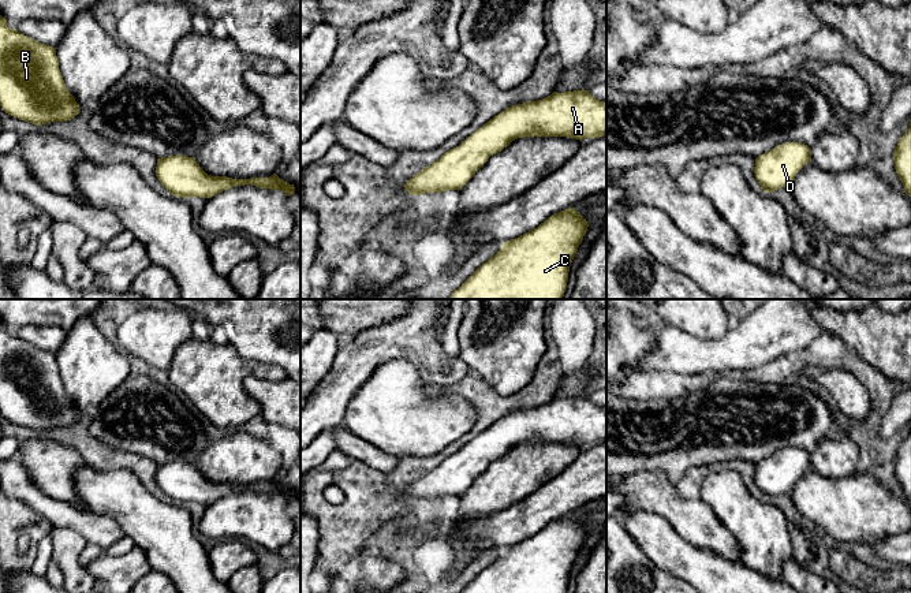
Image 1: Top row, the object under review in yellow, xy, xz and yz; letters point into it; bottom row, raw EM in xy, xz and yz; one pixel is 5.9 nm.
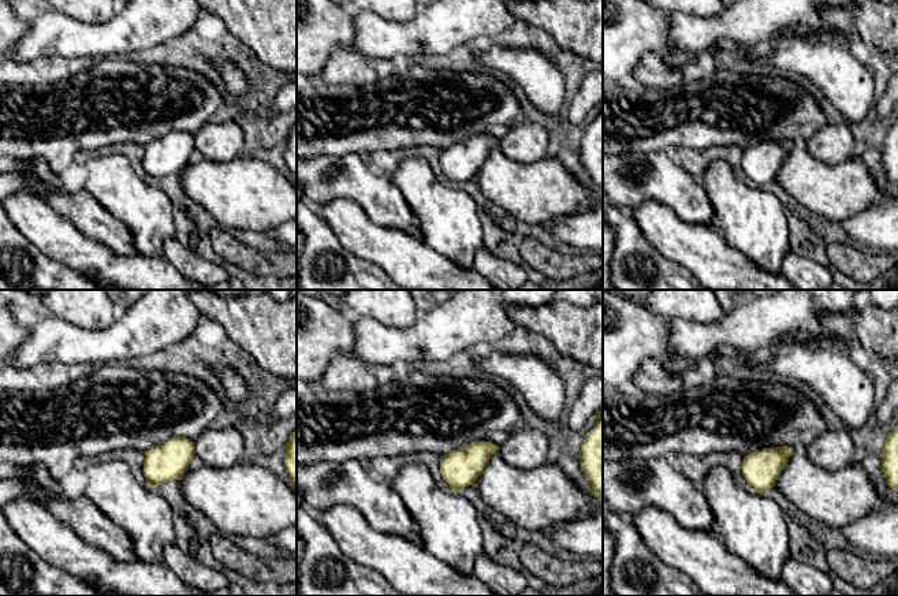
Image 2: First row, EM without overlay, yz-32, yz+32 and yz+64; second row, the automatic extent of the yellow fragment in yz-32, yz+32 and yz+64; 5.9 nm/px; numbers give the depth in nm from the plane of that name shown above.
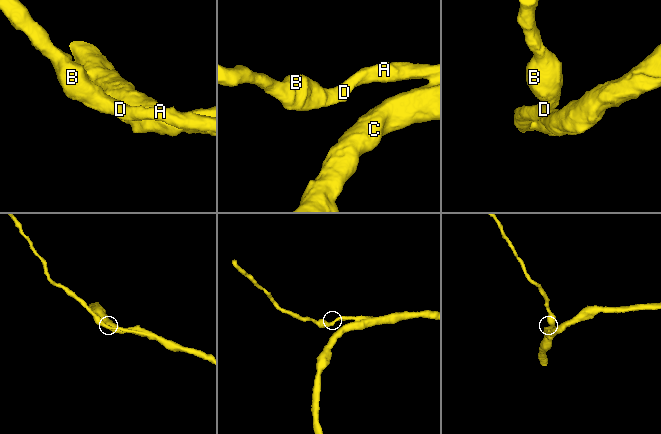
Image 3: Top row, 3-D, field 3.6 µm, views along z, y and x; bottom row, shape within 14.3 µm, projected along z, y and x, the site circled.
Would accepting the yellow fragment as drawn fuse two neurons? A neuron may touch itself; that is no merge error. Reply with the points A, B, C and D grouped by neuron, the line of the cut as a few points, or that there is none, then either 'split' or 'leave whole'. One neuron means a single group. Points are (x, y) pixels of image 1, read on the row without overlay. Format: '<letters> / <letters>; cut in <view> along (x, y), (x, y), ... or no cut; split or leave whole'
A B C D; no cut; leave whole

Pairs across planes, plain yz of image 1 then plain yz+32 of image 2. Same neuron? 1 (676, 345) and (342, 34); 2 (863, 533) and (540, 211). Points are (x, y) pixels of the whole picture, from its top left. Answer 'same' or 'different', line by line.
1: different
2: same

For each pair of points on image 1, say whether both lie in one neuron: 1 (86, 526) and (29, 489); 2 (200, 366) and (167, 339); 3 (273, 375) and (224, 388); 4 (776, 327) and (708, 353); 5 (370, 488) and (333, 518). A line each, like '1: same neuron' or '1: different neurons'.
1: same neuron
2: different neurons
3: same neuron
4: same neuron
5: same neuron

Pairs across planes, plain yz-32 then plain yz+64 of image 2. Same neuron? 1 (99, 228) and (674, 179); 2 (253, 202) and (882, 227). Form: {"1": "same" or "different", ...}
{"1": "same", "2": "different"}

